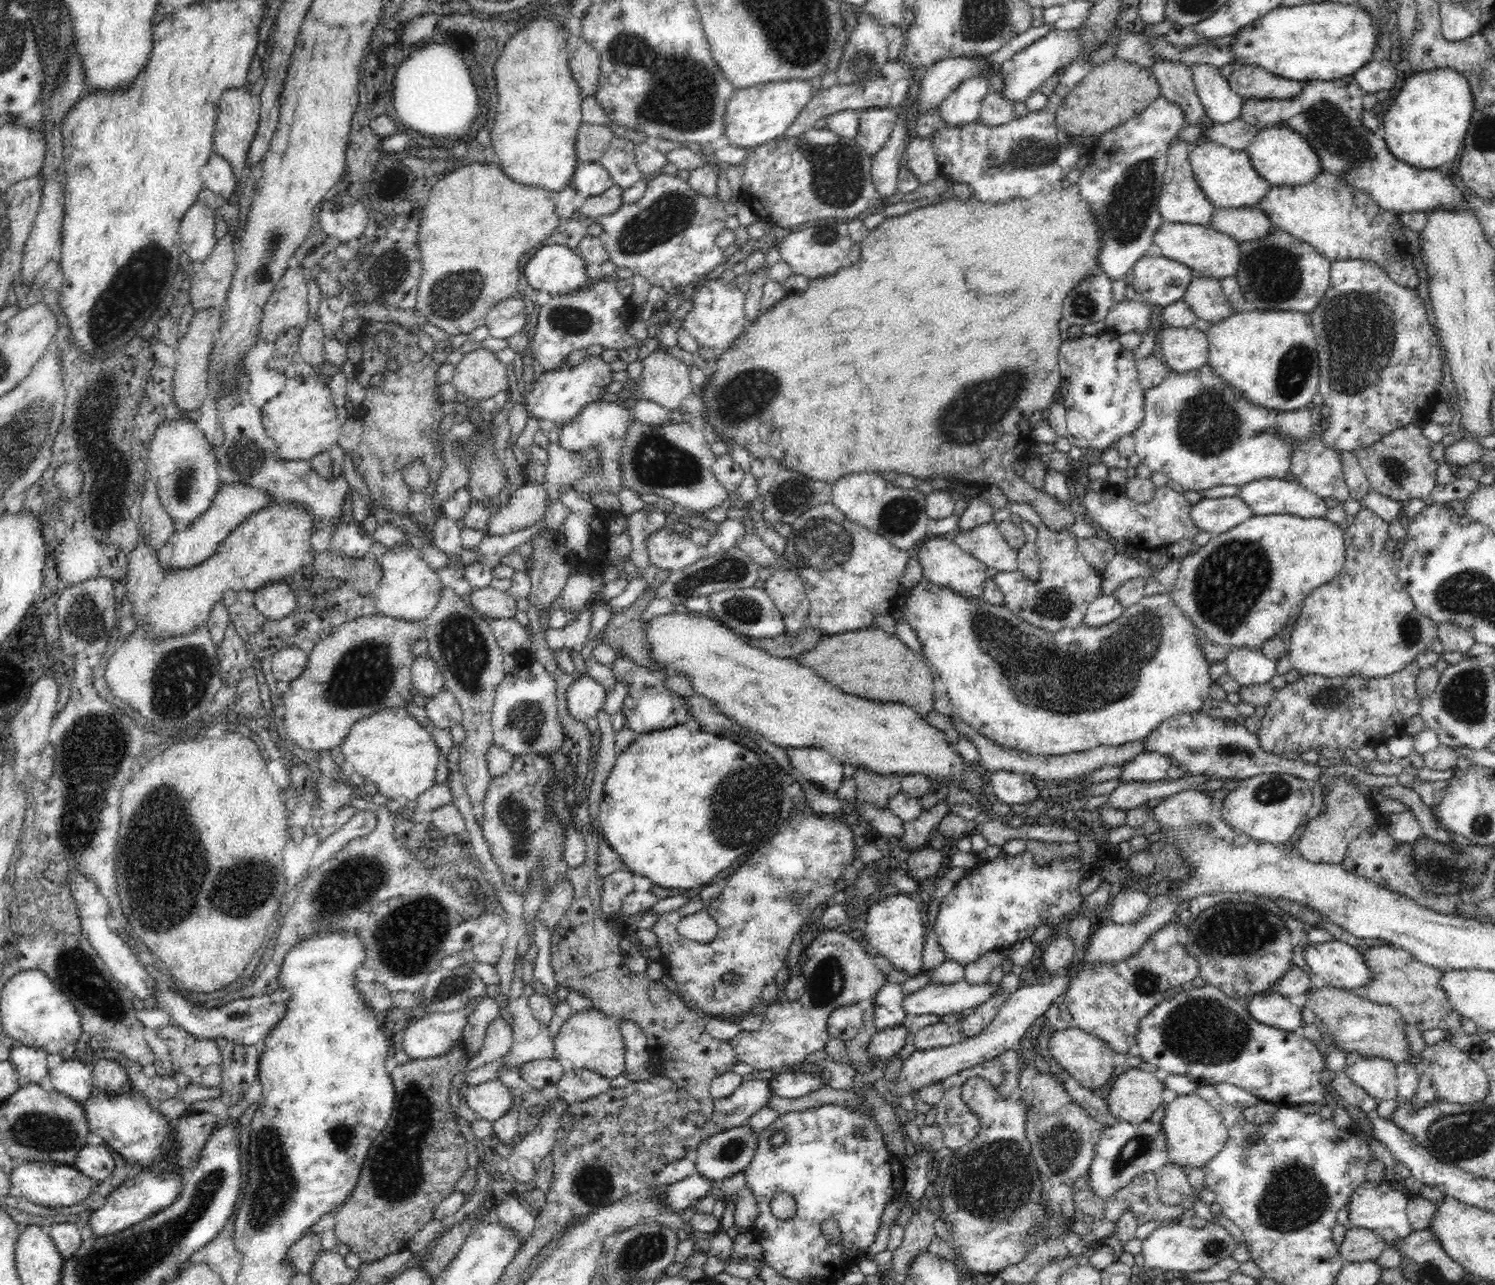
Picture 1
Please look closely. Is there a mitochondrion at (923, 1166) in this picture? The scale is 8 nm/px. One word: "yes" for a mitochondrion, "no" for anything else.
no

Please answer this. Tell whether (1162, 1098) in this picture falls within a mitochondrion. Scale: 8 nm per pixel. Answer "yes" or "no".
no

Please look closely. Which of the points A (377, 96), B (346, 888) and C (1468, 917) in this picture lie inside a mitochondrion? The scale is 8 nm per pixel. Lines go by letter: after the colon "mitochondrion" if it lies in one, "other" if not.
A: other
B: mitochondrion
C: other

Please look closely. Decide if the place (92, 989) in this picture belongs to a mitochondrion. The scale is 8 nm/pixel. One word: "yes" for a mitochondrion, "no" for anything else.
yes

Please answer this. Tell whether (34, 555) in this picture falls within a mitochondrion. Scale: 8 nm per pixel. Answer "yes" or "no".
no

